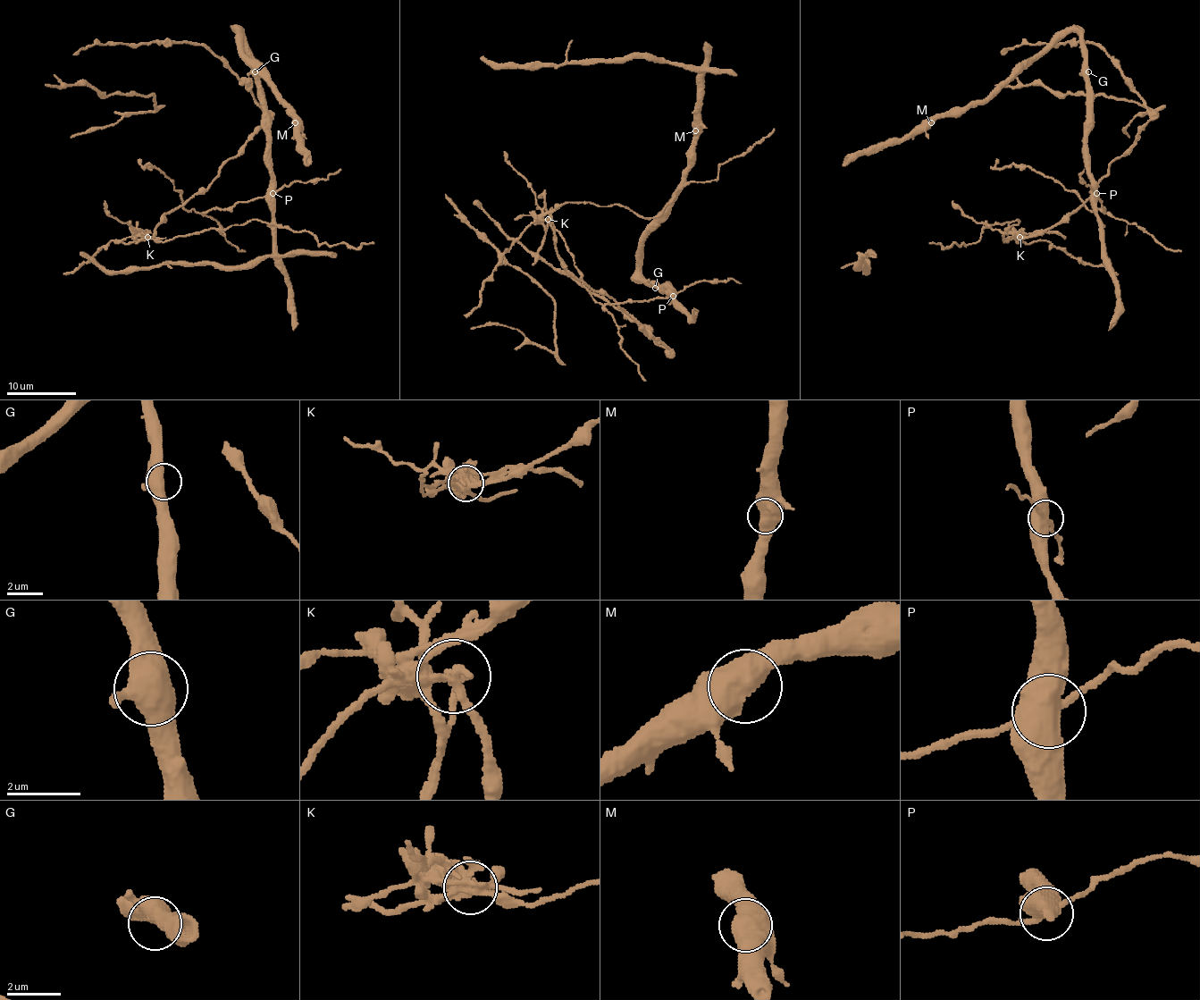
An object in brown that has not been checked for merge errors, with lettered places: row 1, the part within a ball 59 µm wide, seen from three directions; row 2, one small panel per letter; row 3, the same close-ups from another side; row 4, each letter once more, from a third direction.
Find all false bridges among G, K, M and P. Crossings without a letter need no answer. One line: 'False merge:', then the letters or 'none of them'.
False merge: K, P

